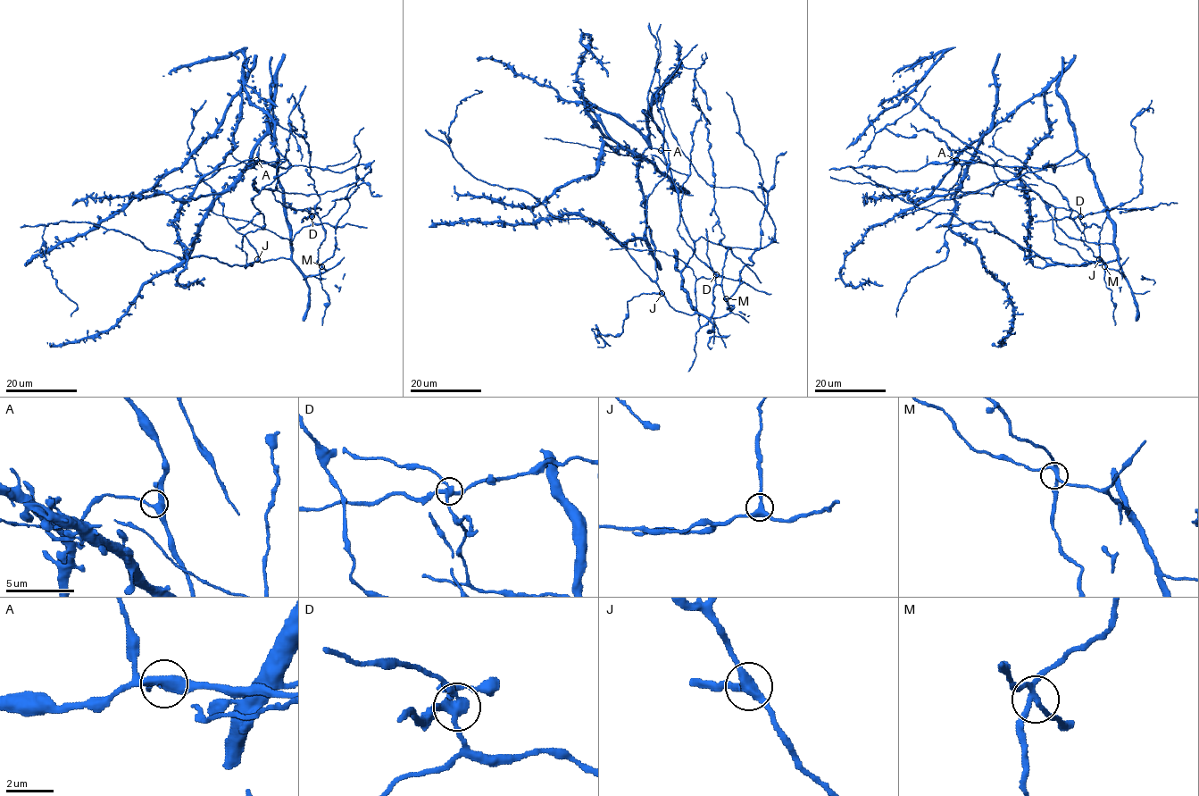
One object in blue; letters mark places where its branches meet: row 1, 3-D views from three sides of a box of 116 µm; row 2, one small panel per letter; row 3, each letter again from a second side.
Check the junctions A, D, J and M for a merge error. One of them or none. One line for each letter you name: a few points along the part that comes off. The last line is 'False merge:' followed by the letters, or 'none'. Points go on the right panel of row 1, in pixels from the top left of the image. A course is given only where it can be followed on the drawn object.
D: Course of the part to remove: (1080, 216), (1106, 209), (1140, 210), (1177, 203)
False merge: D

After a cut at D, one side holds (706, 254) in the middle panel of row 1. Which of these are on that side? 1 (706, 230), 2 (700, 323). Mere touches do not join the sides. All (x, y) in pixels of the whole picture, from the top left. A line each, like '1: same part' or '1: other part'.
1: same part
2: same part

